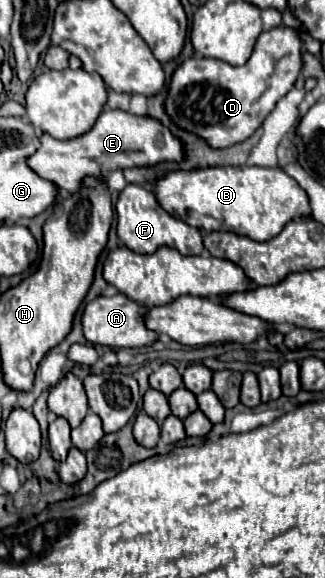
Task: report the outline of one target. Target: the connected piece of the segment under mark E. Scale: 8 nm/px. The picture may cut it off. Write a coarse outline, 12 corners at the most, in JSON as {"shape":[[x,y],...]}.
{"shape":[[104,110],[74,140],[40,138],[28,166],[78,192],[126,168],[182,162],[160,120]]}

